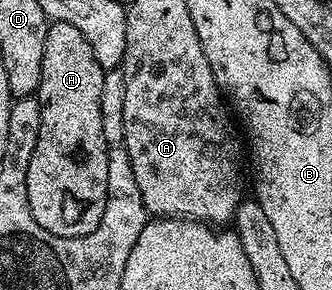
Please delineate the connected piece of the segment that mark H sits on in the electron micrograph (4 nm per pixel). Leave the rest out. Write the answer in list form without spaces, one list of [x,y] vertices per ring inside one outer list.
[[[50,22],[47,29],[47,41],[43,41],[43,77],[39,81],[39,89],[35,96],[39,105],[39,141],[35,141],[35,153],[31,153],[31,165],[27,165],[27,201],[31,205],[31,217],[35,217],[35,221],[39,221],[39,225],[43,225],[43,229],[47,229],[47,233],[55,233],[59,237],[74,239],[80,235],[91,233],[97,228],[103,217],[103,209],[107,201],[107,169],[109,168],[110,149],[110,144],[106,143],[103,137],[103,113],[99,109],[99,97],[103,97],[105,72],[106,68],[101,67],[99,61],[95,61],[95,53],[91,49],[87,37],[83,37],[83,33],[79,33],[79,29],[75,29],[75,25]]]

